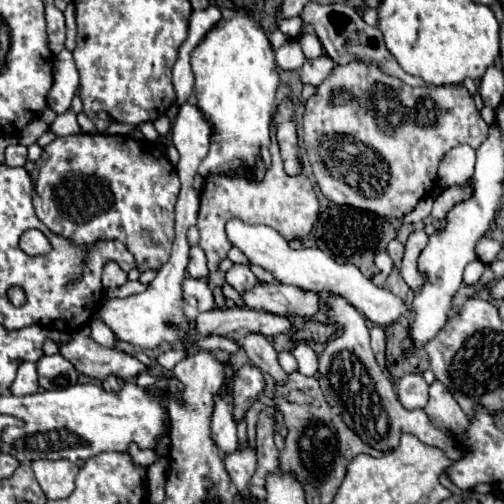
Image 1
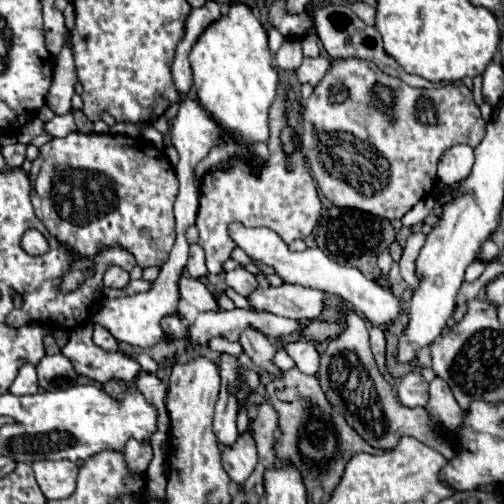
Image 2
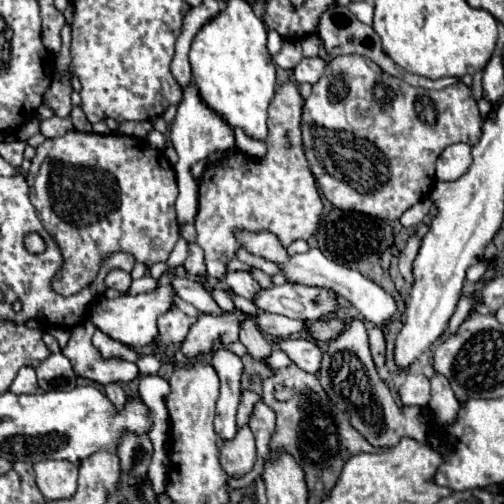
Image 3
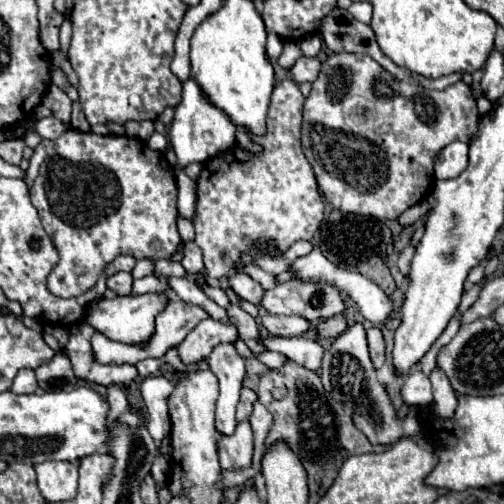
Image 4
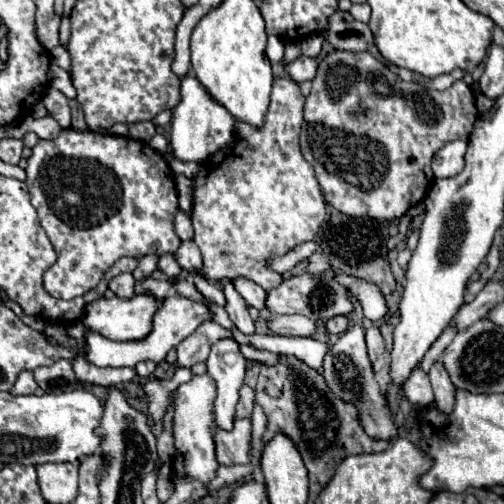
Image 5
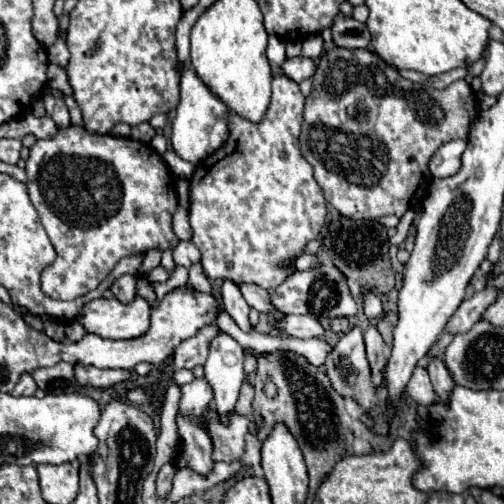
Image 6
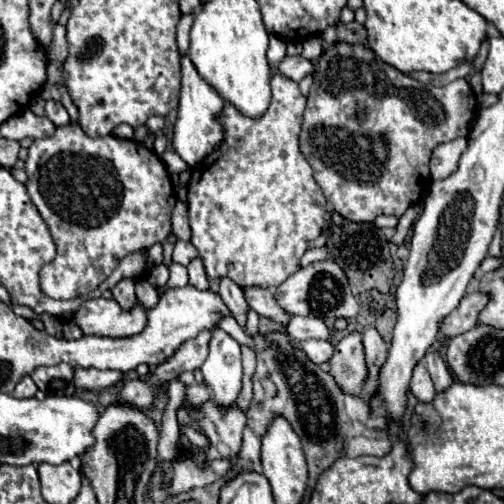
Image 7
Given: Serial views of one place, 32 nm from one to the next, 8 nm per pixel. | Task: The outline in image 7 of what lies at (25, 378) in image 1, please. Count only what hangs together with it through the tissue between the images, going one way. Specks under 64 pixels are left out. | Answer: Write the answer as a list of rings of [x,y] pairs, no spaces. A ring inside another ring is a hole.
[[[24,376],[22,378],[22,382],[14,388],[14,392],[12,392],[12,396],[16,396],[16,398],[32,398],[34,394],[36,394],[36,384],[32,382],[32,378],[30,376]]]

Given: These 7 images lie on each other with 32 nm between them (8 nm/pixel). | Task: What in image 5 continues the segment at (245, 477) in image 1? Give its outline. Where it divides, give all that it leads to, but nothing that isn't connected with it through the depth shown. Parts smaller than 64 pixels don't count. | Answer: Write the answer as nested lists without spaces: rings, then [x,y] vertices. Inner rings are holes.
[[[236,418],[232,430],[214,426],[216,460],[220,464],[246,464],[250,448],[250,420]]]

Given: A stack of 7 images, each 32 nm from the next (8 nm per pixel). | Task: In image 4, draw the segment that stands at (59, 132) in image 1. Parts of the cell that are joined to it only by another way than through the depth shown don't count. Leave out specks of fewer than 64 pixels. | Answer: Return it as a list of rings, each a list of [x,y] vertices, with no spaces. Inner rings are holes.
[[[54,116],[34,120],[32,128],[34,128],[34,132],[38,132],[42,138],[48,138],[48,140],[56,140],[56,136],[60,136],[64,130],[68,130],[68,126],[60,124],[60,120],[56,120]]]

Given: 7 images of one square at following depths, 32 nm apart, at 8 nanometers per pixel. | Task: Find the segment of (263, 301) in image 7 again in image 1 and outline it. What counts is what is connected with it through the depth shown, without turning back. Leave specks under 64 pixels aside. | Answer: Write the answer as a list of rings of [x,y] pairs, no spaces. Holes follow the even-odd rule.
[[[234,264],[234,268],[232,268],[230,272],[226,272],[226,282],[228,282],[236,292],[244,294],[244,292],[248,292],[250,288],[256,286],[258,278],[250,272],[248,266],[244,266],[244,264]]]

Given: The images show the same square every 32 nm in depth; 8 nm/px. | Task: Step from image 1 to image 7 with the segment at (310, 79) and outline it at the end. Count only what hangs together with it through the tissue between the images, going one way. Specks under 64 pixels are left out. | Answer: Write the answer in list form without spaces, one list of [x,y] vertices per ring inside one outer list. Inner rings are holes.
[[[286,56],[280,64],[278,64],[278,70],[280,74],[284,74],[286,78],[294,80],[294,82],[300,82],[306,74],[310,74],[314,70],[312,62],[302,58],[302,56]]]

